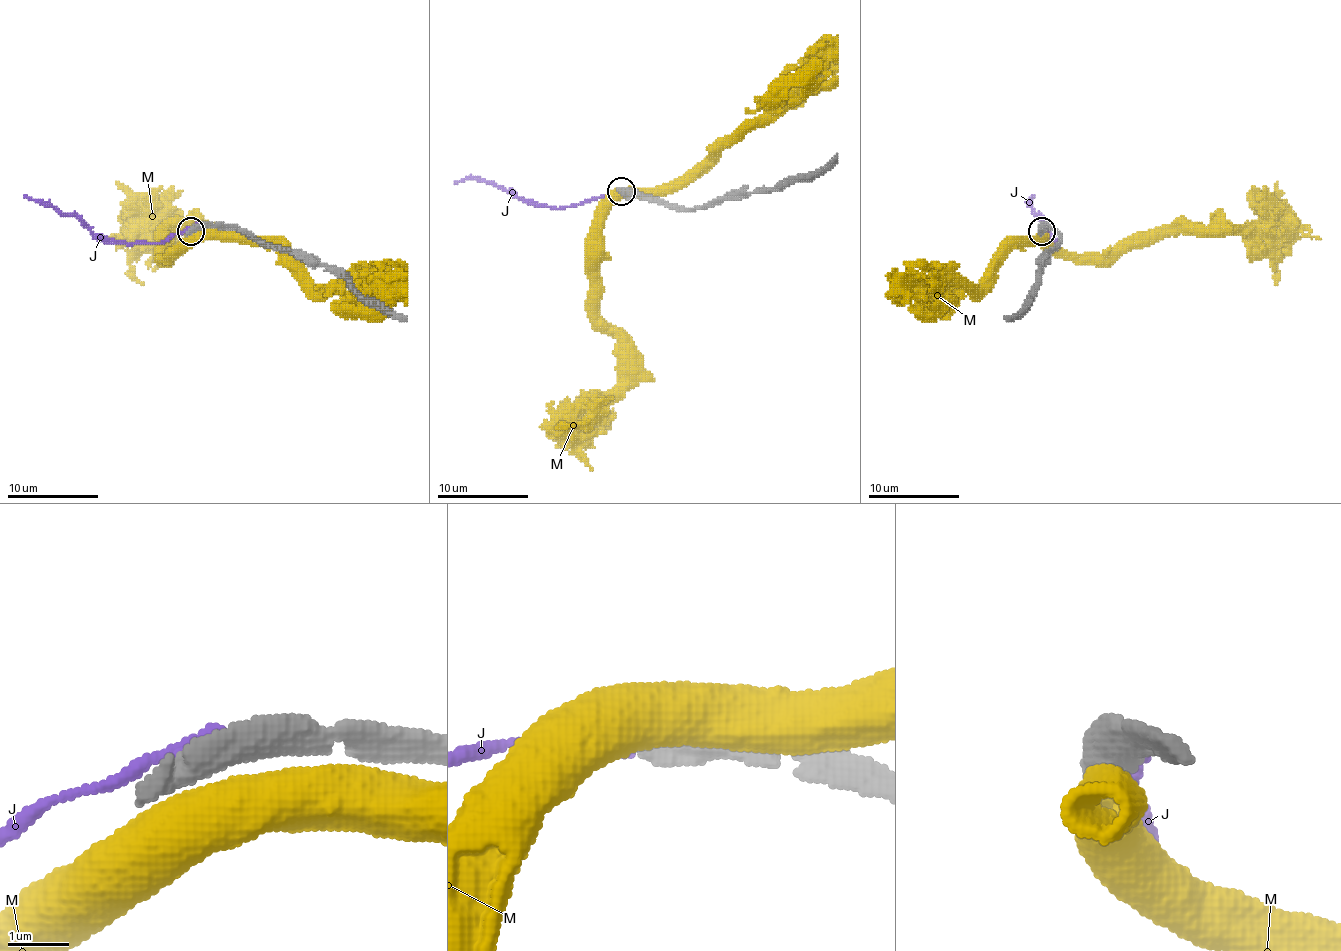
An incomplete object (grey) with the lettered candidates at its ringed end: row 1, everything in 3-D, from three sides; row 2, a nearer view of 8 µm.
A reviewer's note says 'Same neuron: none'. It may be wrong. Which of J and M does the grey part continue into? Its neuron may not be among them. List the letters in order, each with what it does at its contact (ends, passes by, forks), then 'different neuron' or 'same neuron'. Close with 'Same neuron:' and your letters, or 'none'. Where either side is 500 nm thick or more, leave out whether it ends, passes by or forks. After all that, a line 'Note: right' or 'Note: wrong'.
J: different neuron
M: different neuron
Same neuron: none
Note: right

